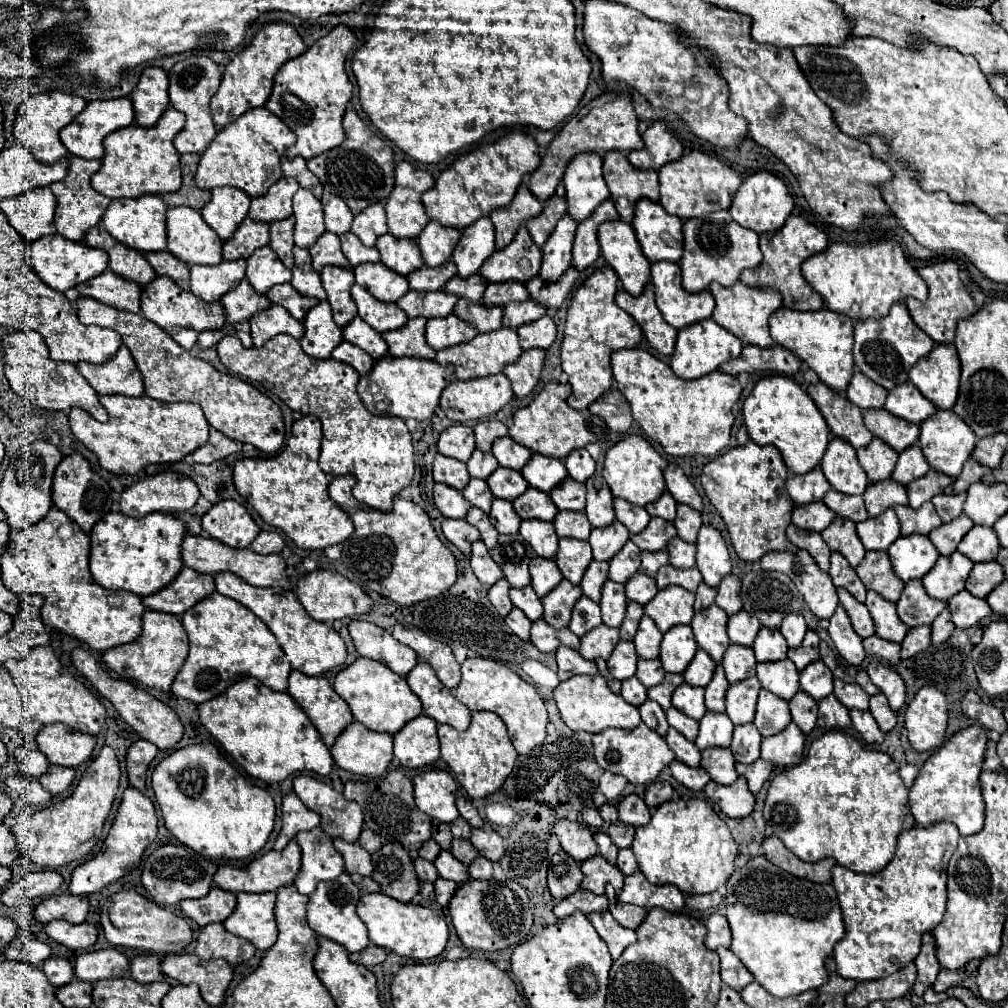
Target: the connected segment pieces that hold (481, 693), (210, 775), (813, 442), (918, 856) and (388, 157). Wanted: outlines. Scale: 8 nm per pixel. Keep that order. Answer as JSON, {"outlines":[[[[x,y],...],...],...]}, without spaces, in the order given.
{"outlines":[[[[466,658],[462,664],[462,680],[454,690],[454,696],[466,704],[472,712],[488,710],[496,712],[508,726],[508,736],[518,754],[528,754],[534,746],[542,744],[546,738],[548,712],[536,688],[524,682],[516,672],[496,660],[488,658]]],[[[210,742],[186,746],[166,756],[154,768],[152,788],[172,836],[206,858],[248,858],[264,848],[274,830],[272,796],[238,774]]],[[[782,374],[760,378],[750,396],[744,400],[742,414],[750,438],[760,446],[776,446],[790,472],[806,474],[820,464],[830,442],[830,430],[814,400],[792,378]]],[[[938,822],[930,828],[914,826],[898,836],[896,854],[878,874],[856,874],[848,868],[832,868],[832,884],[844,914],[846,936],[834,948],[834,960],[842,978],[870,982],[890,976],[910,964],[922,944],[922,934],[940,924],[946,910],[946,868],[958,846],[958,828]]],[[[352,108],[346,112],[344,130],[346,140],[342,146],[310,158],[306,164],[320,178],[326,192],[338,194],[350,206],[350,210],[358,214],[372,202],[382,202],[390,196],[394,188],[394,154],[392,148],[378,134],[374,134],[370,124]]]]}

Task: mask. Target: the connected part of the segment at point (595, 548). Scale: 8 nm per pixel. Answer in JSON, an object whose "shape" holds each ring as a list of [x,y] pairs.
{"shape":[[[612,522],[606,528],[592,528],[590,532],[590,546],[596,560],[612,560],[612,556],[626,544],[630,538],[626,526],[622,522]]]}

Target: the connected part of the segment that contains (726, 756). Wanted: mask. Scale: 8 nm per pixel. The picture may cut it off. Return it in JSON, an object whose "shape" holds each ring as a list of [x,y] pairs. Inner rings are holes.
{"shape":[[[706,748],[702,752],[700,766],[718,784],[732,784],[738,778],[738,774],[734,770],[734,756],[728,748]]]}

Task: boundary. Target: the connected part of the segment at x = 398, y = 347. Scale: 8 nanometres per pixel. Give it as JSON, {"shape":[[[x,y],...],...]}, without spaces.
{"shape":[[[418,316],[414,320],[408,320],[402,328],[382,334],[382,338],[388,344],[388,352],[392,356],[412,356],[412,358],[434,360],[436,352],[426,344],[424,328],[426,328],[426,318]]]}

